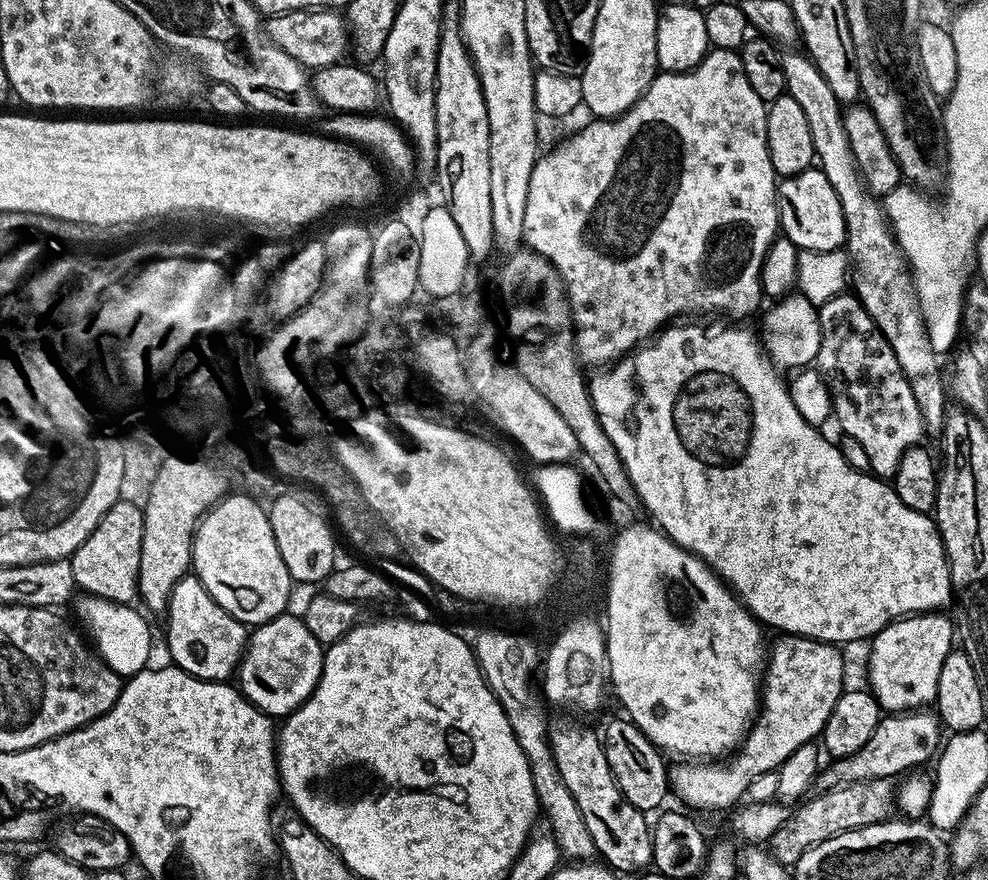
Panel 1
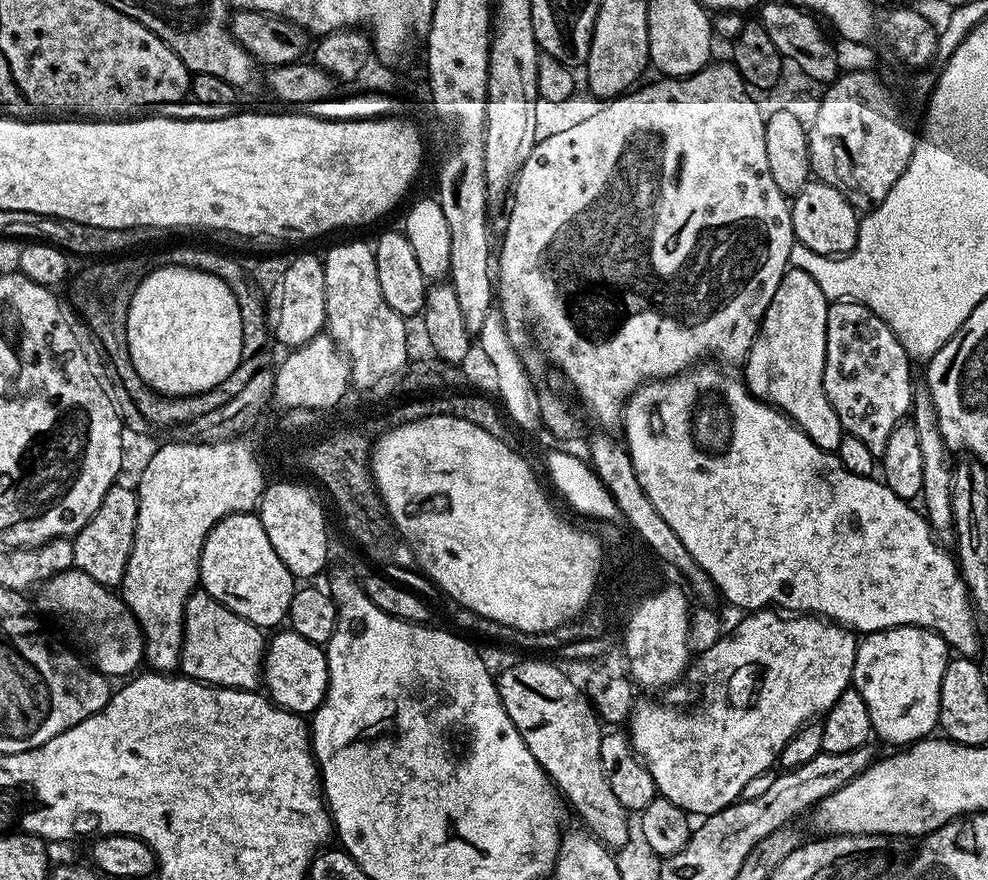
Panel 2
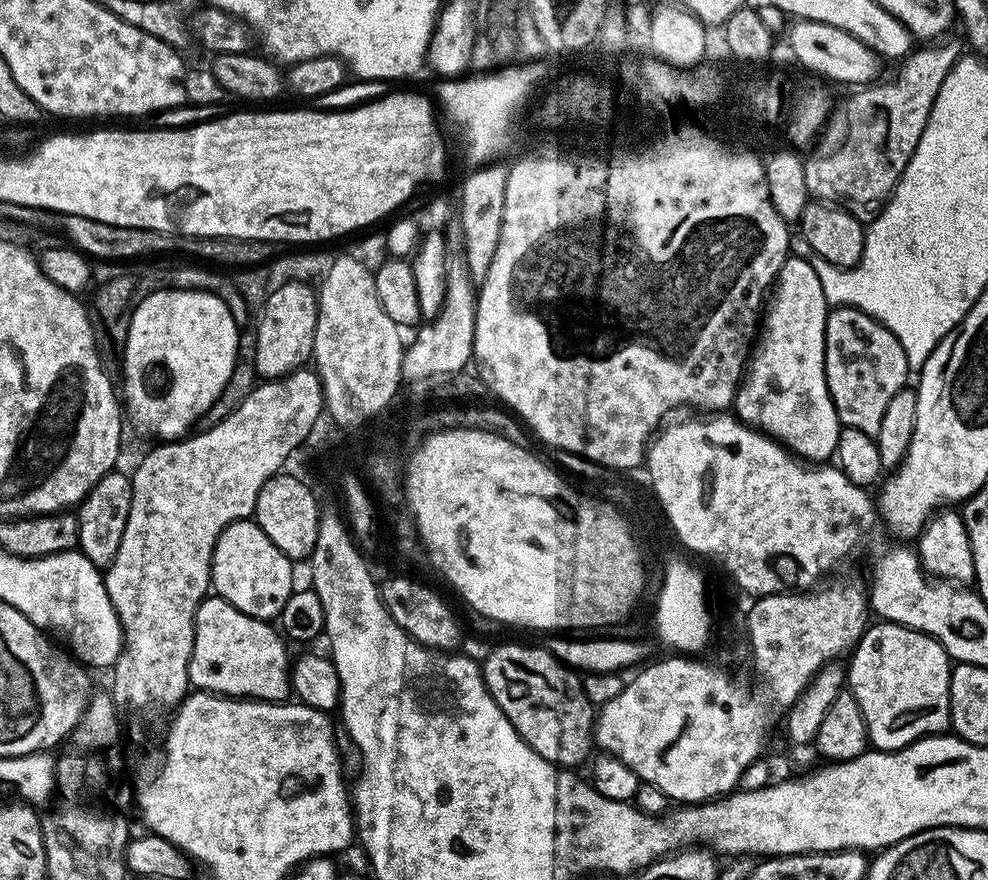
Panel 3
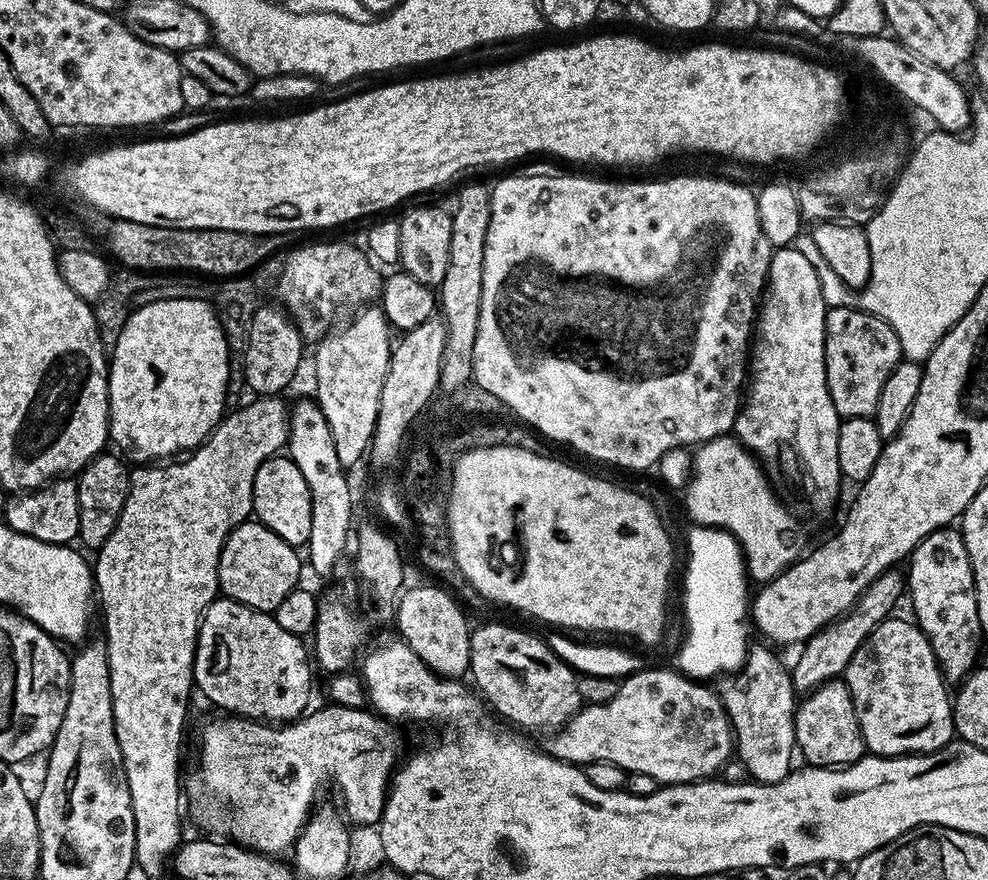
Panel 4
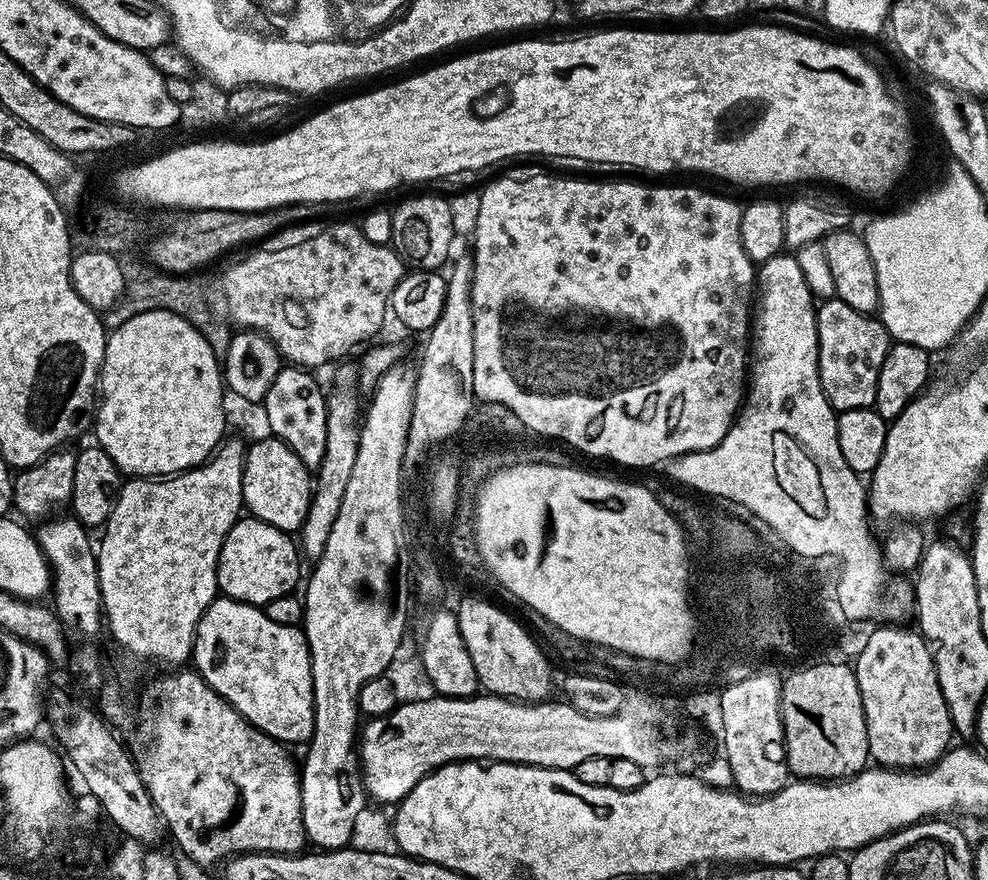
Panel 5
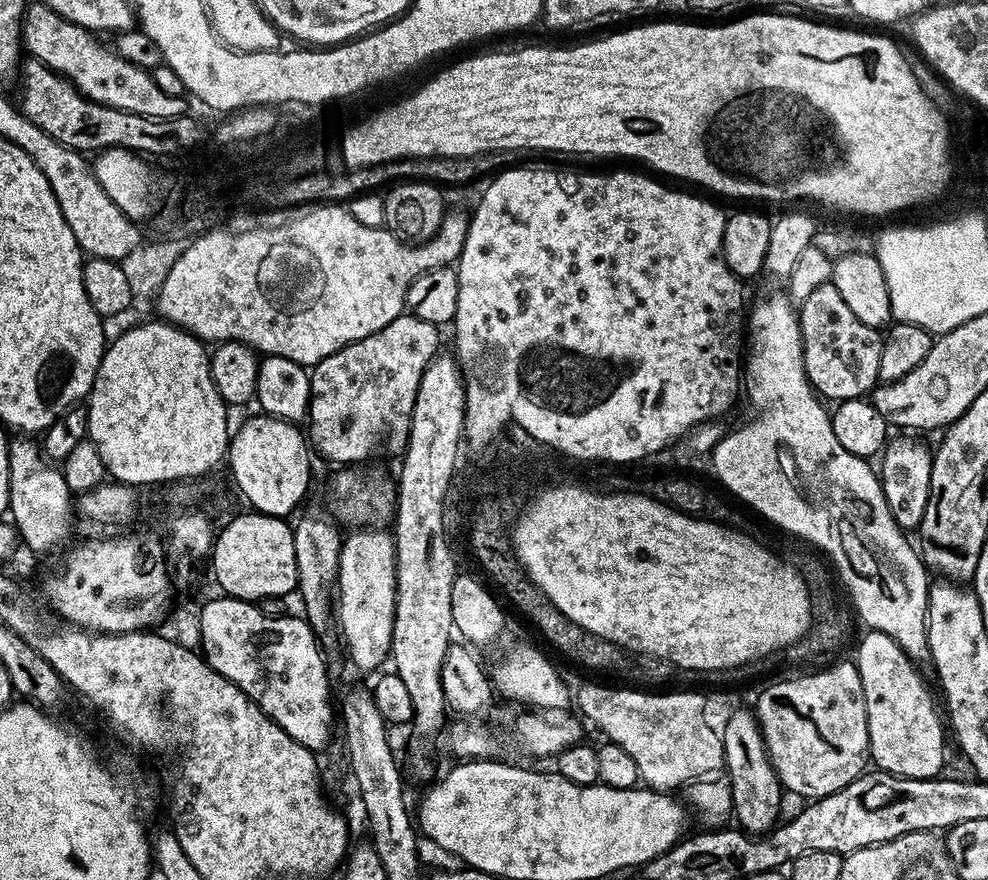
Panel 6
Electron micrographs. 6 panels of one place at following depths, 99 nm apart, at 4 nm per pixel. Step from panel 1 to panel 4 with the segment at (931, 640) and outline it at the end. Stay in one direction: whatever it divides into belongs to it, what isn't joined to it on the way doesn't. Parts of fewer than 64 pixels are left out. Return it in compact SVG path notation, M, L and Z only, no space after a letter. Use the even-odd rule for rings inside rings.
M896 619L883 620L868 635L866 642L858 646L854 658L850 658L850 666L842 677L852 695L865 749L873 756L910 756L936 752L951 744L954 739L952 700L950 692L944 689L944 673L936 661L932 644L925 638L923 630L911 619Z

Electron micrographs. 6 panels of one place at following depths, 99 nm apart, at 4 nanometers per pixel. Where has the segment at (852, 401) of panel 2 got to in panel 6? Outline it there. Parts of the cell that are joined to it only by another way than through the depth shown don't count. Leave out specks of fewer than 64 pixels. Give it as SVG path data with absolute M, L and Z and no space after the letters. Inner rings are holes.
M830 282L817 284L810 294L810 298L806 298L799 305L798 315L802 346L804 347L804 369L817 393L825 401L832 400L831 402L867 397L872 389L877 387L880 380L878 362L882 358L883 335L877 329L858 322L858 318L854 318L854 314L850 310L850 306L846 306L842 294L838 294L838 290Z

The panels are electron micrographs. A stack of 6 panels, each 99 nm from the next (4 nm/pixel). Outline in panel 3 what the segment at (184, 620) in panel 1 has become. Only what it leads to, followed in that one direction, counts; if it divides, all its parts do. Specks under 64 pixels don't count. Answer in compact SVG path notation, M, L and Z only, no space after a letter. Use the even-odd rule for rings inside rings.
M205 596L196 611L194 650L190 654L188 667L191 687L217 696L287 701L292 692L289 645L285 637L272 627L269 621L239 612L220 596Z

